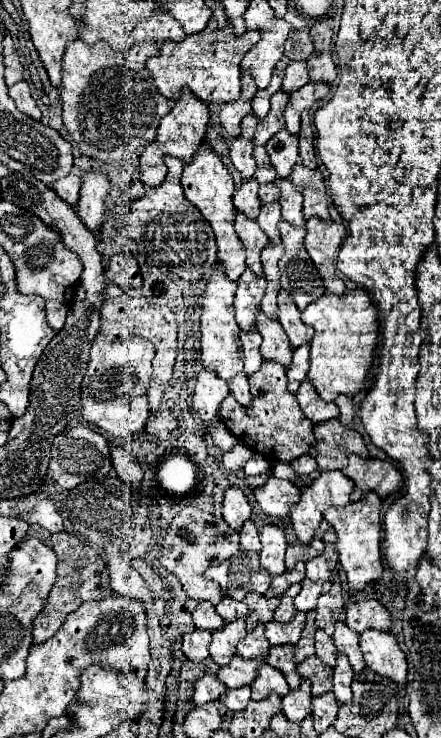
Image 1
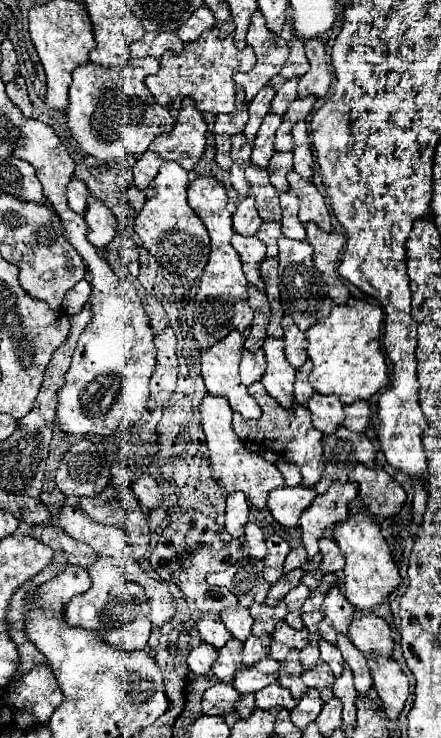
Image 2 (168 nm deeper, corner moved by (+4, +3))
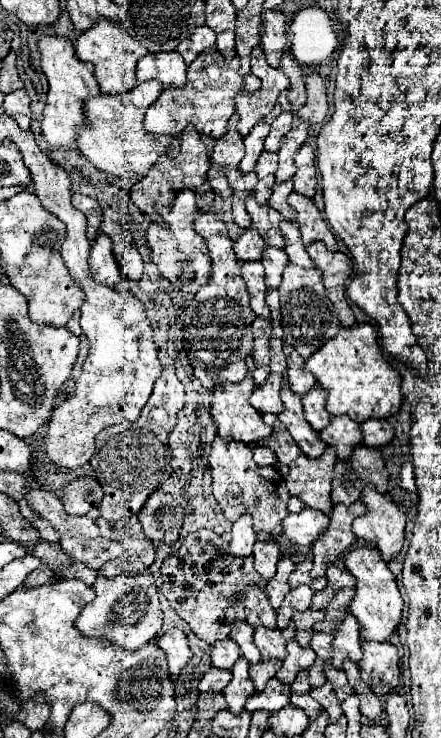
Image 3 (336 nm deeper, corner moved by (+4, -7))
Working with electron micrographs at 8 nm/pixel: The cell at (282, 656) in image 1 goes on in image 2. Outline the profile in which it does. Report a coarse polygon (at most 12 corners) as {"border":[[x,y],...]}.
{"border":[[296,650],[282,662],[278,684],[298,700],[308,692],[300,680],[302,664]]}

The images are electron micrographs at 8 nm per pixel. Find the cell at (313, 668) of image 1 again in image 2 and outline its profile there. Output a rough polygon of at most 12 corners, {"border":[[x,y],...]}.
{"border":[[320,662],[314,670],[302,672],[302,682],[316,688],[322,700],[330,700],[334,674]]}

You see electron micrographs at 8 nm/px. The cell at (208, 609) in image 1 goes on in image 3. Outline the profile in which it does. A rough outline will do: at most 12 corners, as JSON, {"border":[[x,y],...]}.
{"border":[[234,640],[210,646],[212,666],[230,670],[240,658]]}

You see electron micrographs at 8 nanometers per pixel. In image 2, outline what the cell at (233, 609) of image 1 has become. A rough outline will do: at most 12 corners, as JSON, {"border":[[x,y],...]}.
{"border":[[228,608],[220,618],[236,640],[250,636],[254,622],[246,608]]}

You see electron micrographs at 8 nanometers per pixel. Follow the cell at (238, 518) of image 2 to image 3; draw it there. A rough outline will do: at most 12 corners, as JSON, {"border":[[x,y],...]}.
{"border":[[240,516],[230,532],[232,556],[250,556],[252,518]]}

